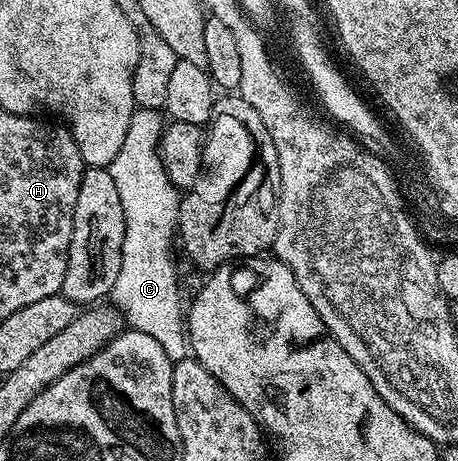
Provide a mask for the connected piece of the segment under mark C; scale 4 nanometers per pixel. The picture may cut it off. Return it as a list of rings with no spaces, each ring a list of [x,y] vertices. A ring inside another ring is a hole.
[[[144,107],[135,110],[125,142],[109,168],[125,217],[121,273],[117,273],[109,299],[119,308],[130,330],[149,333],[149,337],[165,349],[172,364],[177,364],[189,355],[185,307],[179,304],[181,287],[177,282],[177,263],[171,260],[171,242],[176,242],[179,226],[181,191],[169,181],[159,156],[159,139],[164,126],[165,119],[159,111]]]

